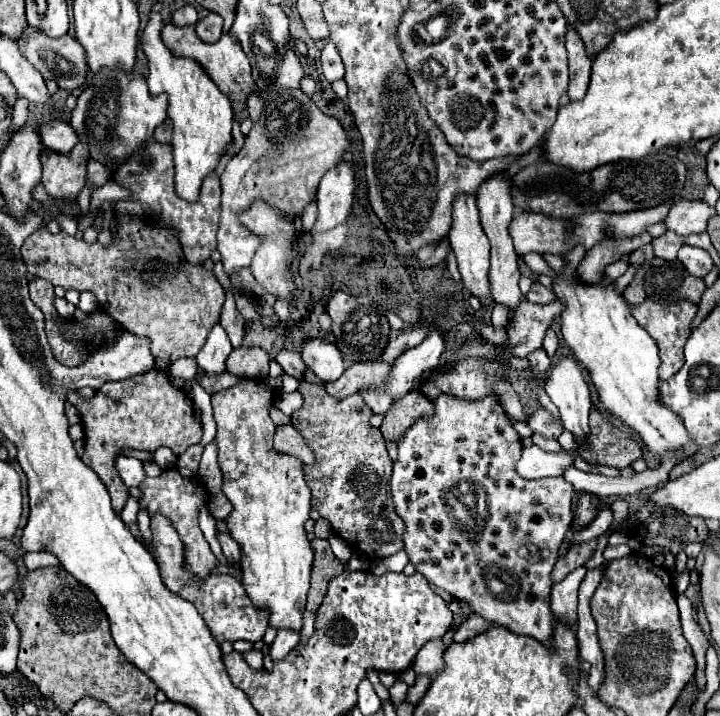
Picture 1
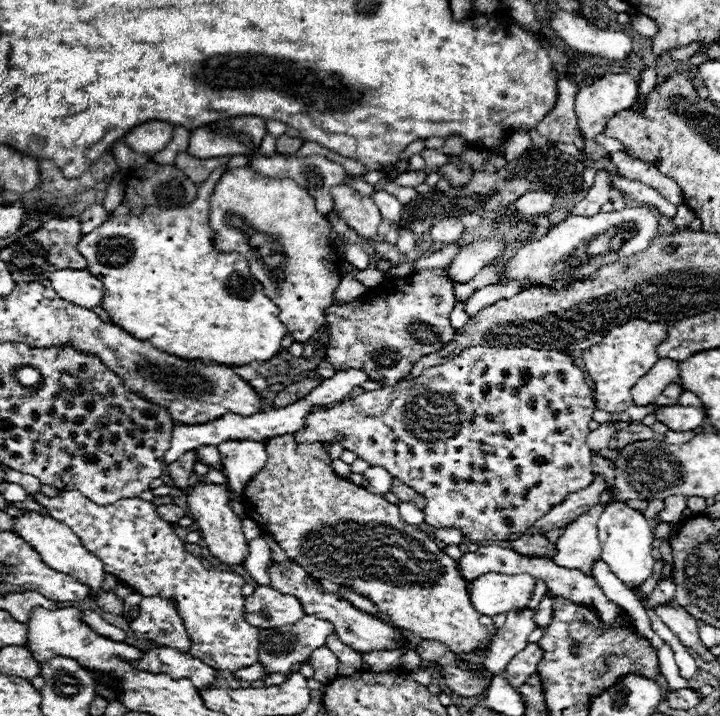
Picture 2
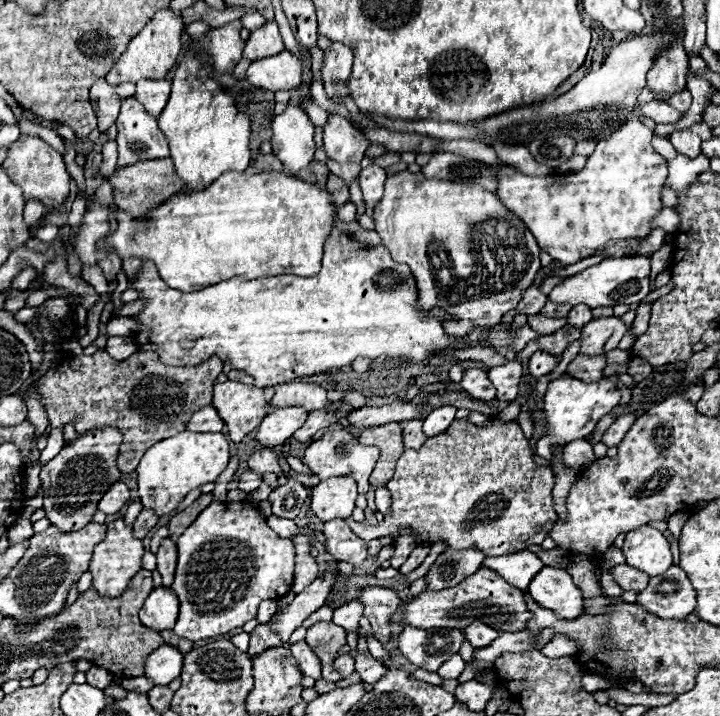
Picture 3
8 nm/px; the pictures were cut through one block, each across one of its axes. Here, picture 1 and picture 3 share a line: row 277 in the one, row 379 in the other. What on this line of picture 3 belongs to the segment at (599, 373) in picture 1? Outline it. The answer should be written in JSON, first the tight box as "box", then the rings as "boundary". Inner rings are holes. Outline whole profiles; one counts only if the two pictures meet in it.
{"box":[535,376,620,461],"boundary":[[[568,376],[552,380],[548,384],[548,392],[544,396],[544,416],[546,416],[548,434],[539,440],[535,453],[550,461],[551,445],[562,444],[564,446],[572,440],[580,440],[580,438],[590,436],[596,422],[604,414],[608,414],[620,402],[620,398],[619,389],[608,378],[602,378],[598,382],[592,382],[592,384],[586,384],[586,382],[580,382],[576,378],[568,378]]]}

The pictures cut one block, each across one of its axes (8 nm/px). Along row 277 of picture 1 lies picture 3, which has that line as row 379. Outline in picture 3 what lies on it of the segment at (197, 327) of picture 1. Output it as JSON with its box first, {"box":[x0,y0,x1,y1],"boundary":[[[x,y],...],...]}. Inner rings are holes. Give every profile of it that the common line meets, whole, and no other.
{"box":[34,352,222,474],"boundary":[[[56,352],[50,368],[34,382],[50,418],[50,428],[72,424],[78,434],[88,434],[96,426],[118,428],[122,432],[118,470],[130,474],[154,442],[186,430],[190,416],[212,404],[212,386],[220,372],[222,362],[216,356],[194,368],[176,368],[162,364],[154,352],[136,352],[122,362],[112,360],[106,352],[92,356],[68,354],[68,358],[64,352]]]}

